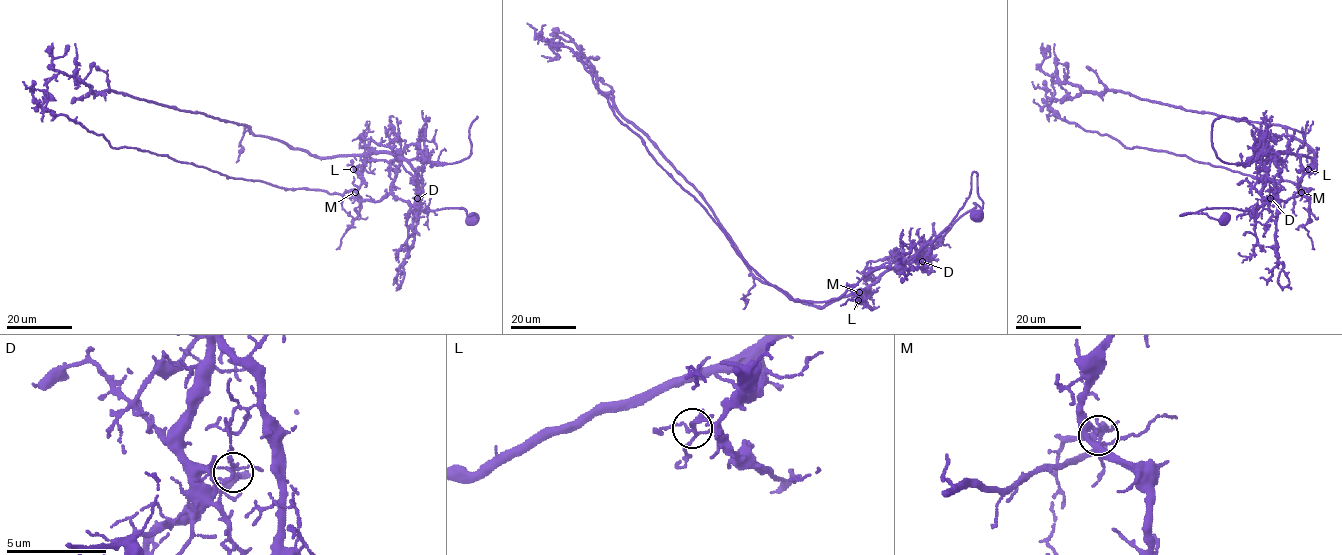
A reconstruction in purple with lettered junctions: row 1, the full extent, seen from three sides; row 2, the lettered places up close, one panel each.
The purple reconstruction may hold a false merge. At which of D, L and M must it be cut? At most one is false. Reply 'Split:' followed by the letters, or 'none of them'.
Split: D

